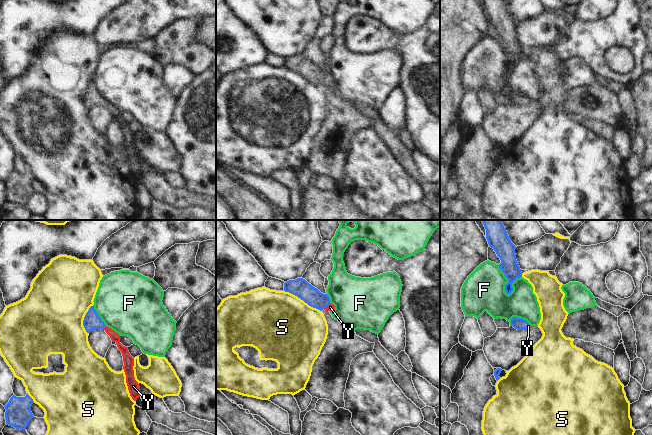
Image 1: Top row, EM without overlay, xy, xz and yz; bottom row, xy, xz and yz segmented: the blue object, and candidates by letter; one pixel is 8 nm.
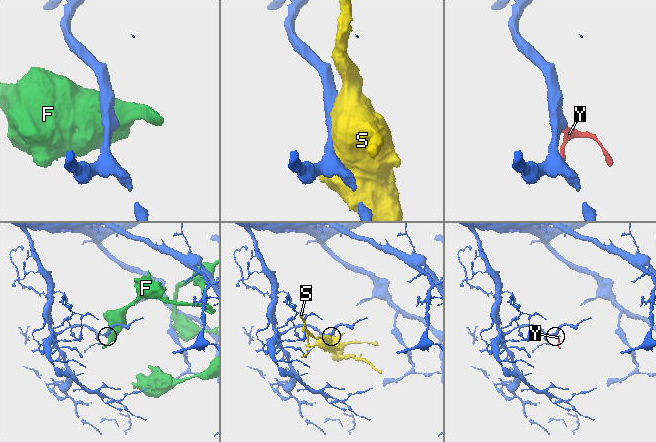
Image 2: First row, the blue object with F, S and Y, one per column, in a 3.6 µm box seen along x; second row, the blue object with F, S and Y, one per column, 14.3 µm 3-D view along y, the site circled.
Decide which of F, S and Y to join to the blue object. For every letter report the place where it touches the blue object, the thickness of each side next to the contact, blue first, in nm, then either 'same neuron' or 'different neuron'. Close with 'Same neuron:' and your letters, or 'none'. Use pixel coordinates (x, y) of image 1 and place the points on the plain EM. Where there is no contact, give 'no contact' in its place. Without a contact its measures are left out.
F: contact yz (508, 56); calibres 160 and 340 nm; different neuron
S: contact xz (302, 75); calibres 150 and 480 nm; different neuron
Y: contact xy (104, 103); calibres 140 and 80 nm; same neuron
Same neuron: Y

